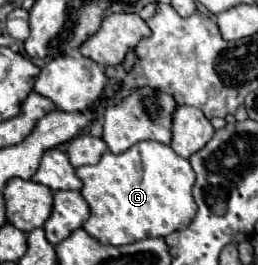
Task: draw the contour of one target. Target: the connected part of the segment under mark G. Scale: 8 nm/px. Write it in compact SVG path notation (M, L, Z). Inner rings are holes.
M142 141L132 145L128 151L114 155L106 151L96 165L84 165L76 169L76 175L82 179L82 197L90 205L90 217L82 229L92 235L98 243L104 245L128 245L146 237L166 237L174 231L180 231L192 223L196 217L196 203L192 199L194 171L188 159L176 155L170 145L156 141Z

